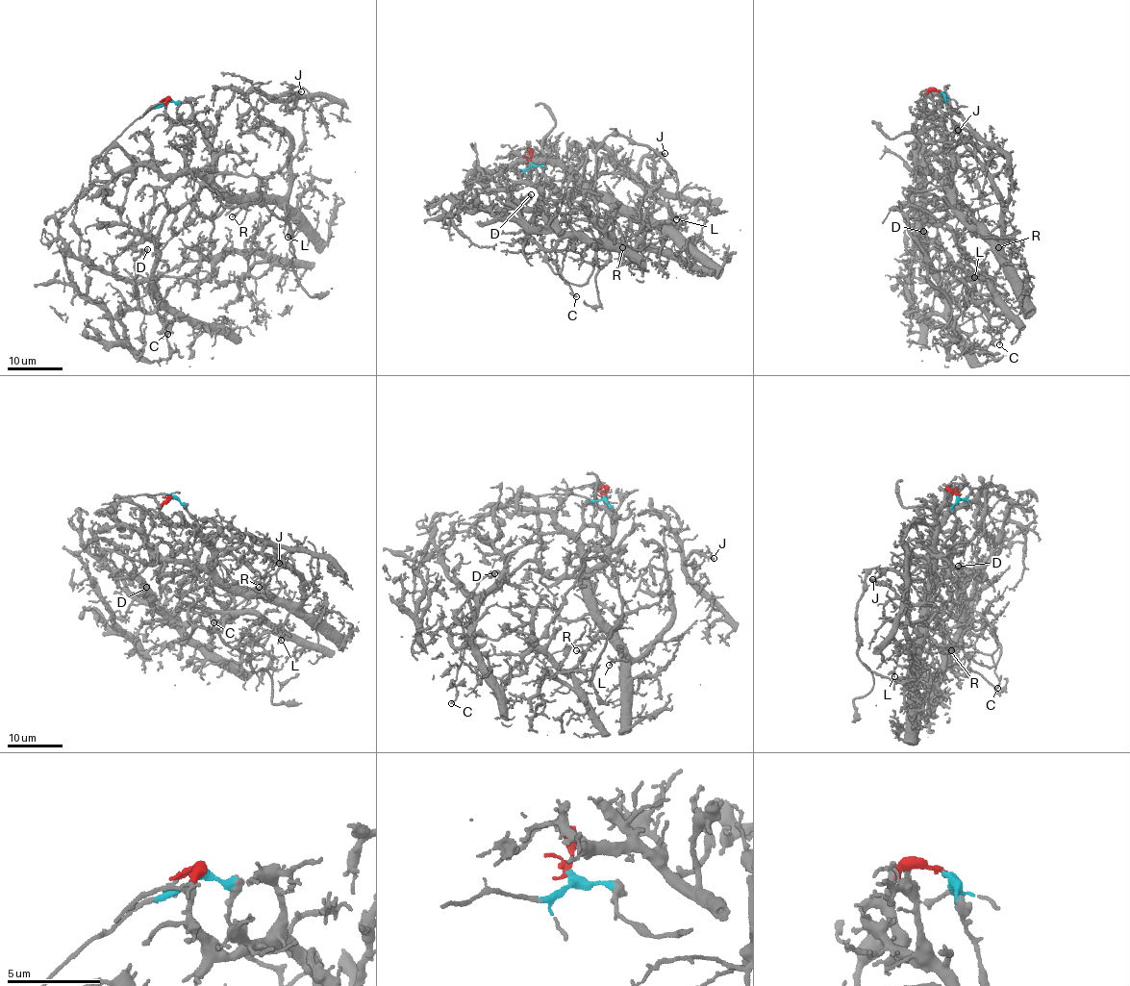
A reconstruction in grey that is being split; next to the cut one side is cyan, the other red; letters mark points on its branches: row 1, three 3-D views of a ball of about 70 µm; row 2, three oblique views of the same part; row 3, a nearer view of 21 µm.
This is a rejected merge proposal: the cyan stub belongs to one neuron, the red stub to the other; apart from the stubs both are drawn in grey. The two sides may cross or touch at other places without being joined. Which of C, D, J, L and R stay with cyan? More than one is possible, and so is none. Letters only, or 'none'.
C, D

